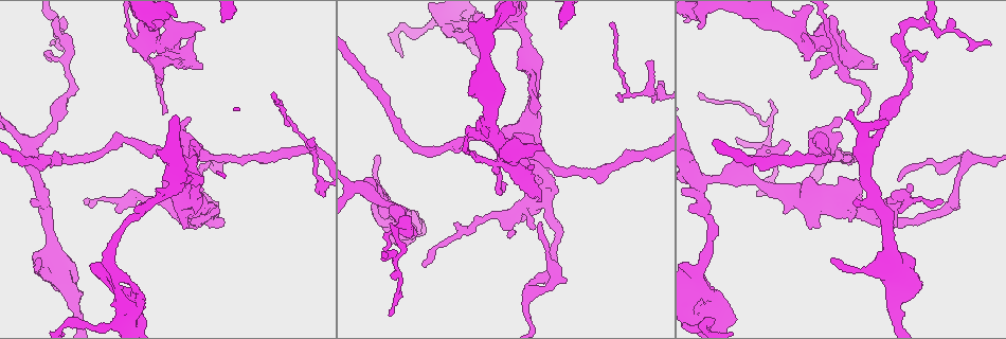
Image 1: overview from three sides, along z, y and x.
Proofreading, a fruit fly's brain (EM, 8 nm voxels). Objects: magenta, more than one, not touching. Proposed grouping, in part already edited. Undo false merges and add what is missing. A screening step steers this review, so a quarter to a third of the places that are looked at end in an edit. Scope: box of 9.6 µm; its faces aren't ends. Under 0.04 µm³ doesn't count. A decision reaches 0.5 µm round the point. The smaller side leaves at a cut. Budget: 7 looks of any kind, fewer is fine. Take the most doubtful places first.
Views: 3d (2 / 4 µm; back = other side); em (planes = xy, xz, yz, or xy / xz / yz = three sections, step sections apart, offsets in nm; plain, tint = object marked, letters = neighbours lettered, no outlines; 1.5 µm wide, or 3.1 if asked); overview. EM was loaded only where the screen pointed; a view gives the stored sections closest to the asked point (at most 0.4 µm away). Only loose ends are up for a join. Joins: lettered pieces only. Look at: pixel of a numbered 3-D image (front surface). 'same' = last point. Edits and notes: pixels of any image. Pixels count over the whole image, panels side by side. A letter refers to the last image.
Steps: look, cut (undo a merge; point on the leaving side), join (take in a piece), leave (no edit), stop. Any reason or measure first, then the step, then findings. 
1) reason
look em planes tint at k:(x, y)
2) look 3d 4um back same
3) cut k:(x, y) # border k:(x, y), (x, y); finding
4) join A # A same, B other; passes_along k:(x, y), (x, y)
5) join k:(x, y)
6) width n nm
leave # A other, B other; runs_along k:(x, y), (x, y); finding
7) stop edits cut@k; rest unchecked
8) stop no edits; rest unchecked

long arm stops here
look em xz step 8 letters at 1:(539, 223)

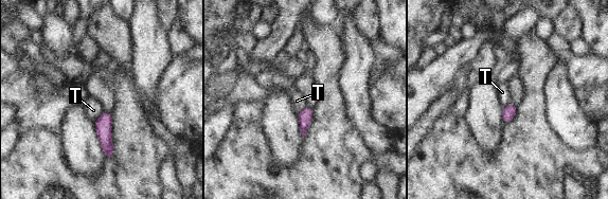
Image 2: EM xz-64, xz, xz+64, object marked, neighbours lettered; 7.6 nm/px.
width 100 nm; longest_contact T 110 nm
leave # T other; none of them fits

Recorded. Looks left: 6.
branch stops here
look 3d 4um at 1:(853, 201)

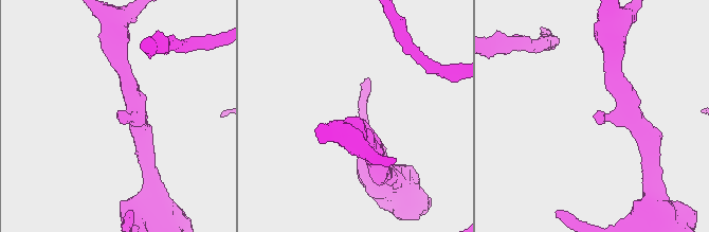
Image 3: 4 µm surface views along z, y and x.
look em planes letters at 3:(595, 115)

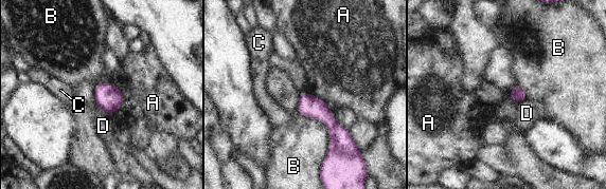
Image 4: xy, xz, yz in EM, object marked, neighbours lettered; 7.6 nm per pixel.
leave # A other, B other, C other, D other; border 4:(302, 91), (319, 97), (332, 111); none of them fits

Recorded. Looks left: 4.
sudden change in width
look em xy step 8 tint at 1:(176, 183)

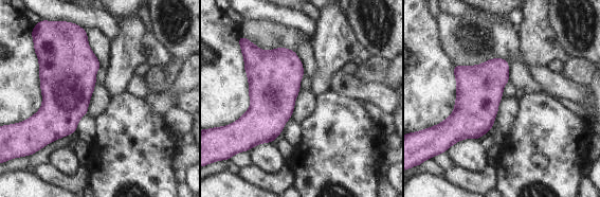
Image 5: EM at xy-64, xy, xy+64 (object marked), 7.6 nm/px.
look em planes tint same

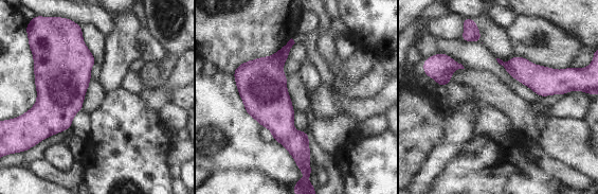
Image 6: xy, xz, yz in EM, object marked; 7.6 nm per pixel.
what lies round it
look em planes letters same

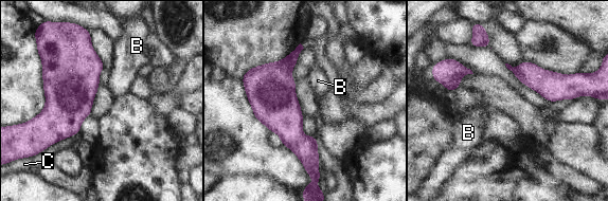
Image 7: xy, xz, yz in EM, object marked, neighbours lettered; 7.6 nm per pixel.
leave # B other, C other; border 7:(34, 156), (20, 159); one cell here

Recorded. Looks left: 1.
stop no edits; rest unchecked

